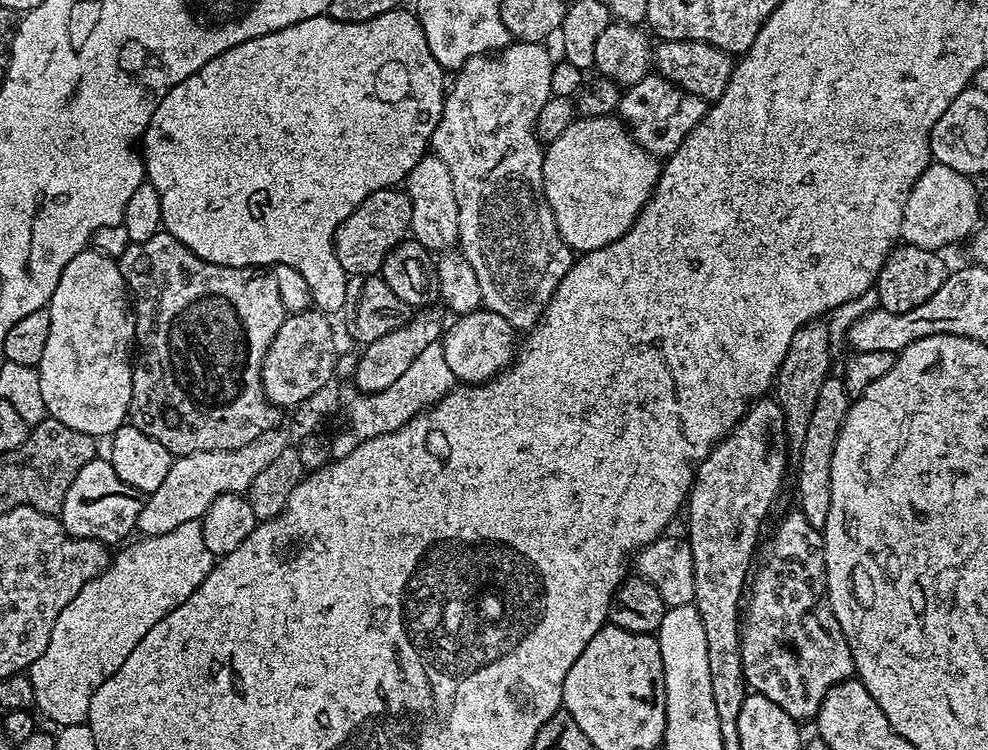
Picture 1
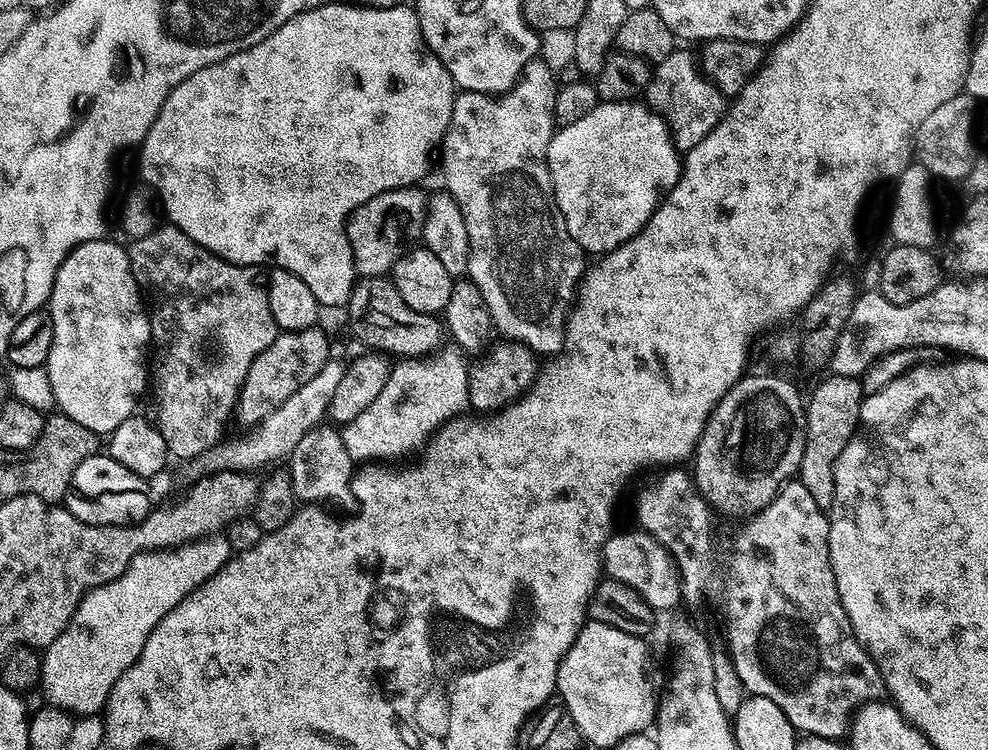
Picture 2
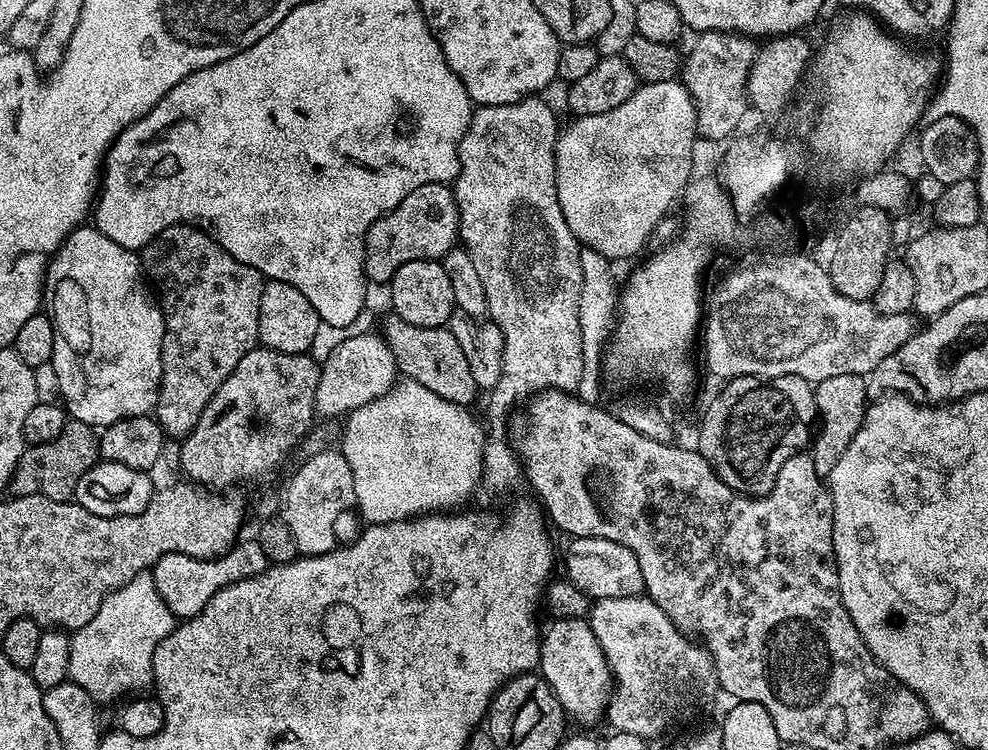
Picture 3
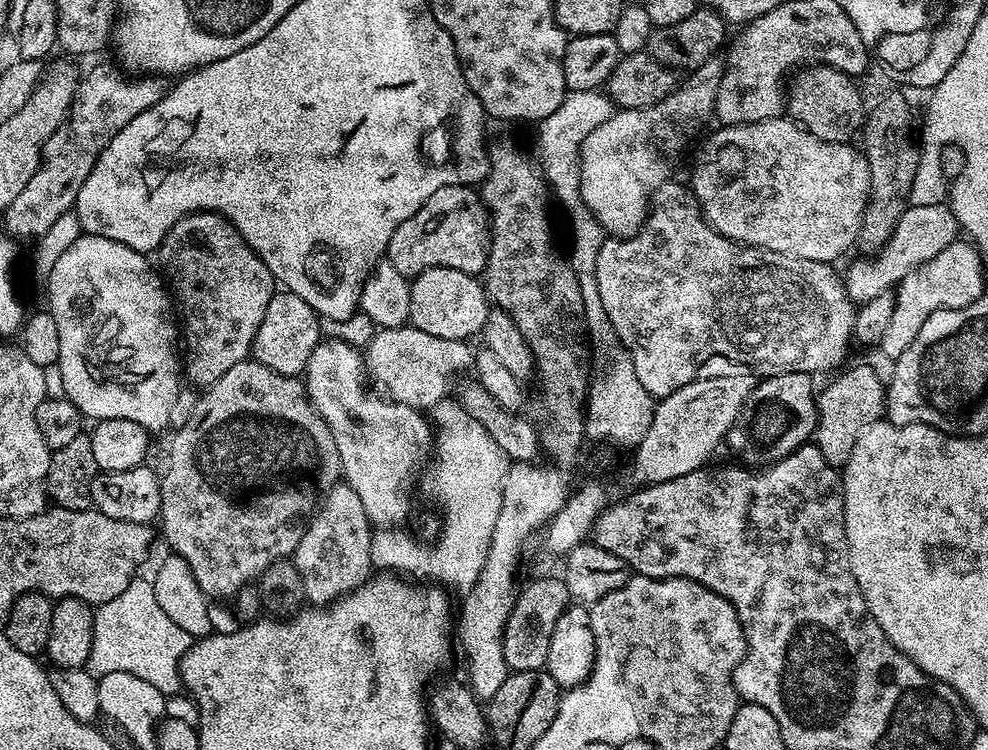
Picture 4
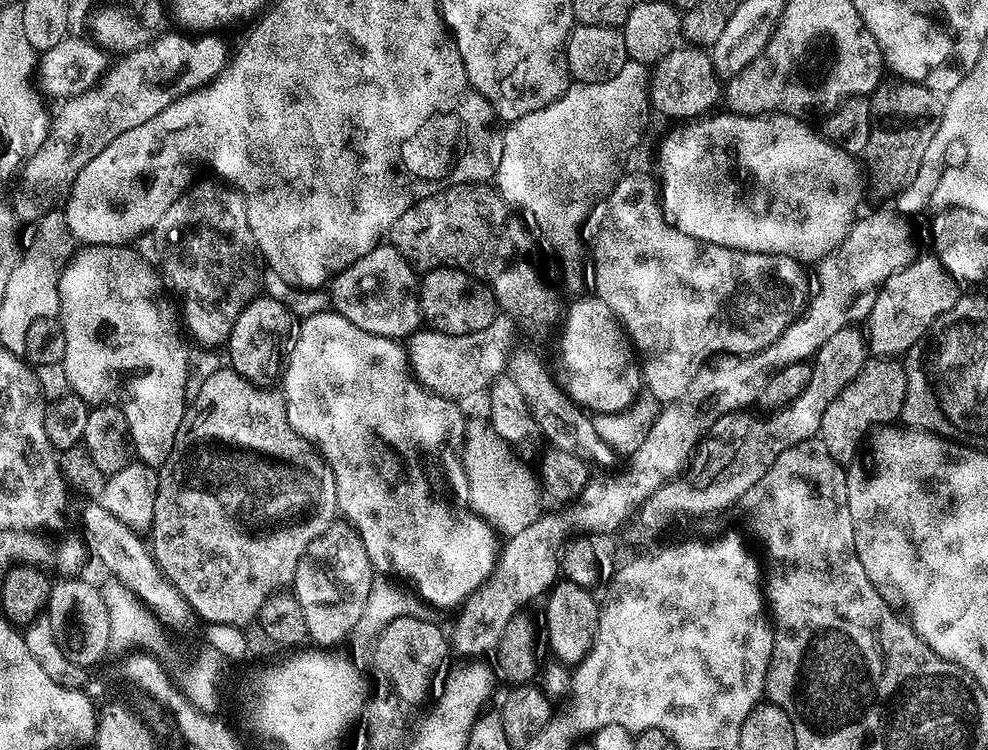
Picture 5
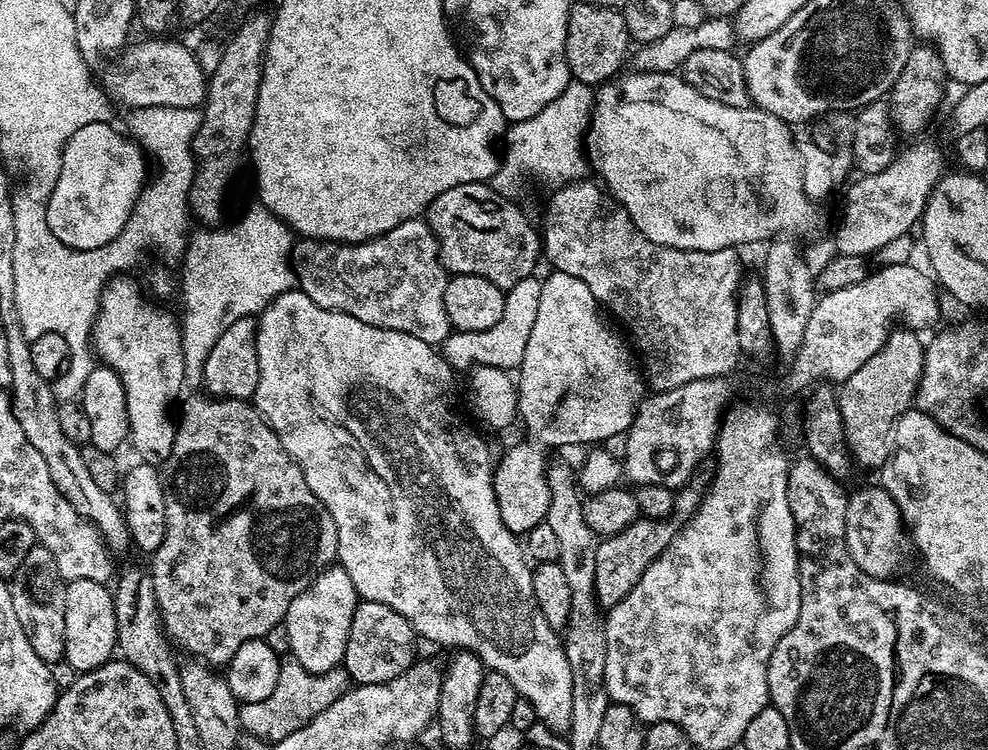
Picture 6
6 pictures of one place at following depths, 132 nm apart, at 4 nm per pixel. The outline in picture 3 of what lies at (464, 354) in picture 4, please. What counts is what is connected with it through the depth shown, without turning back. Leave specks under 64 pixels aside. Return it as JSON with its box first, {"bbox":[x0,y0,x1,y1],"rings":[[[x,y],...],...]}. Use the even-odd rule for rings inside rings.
{"bbox":[316,332,397,417],"rings":[[[360,332],[357,336],[348,336],[329,354],[328,361],[323,361],[320,369],[320,381],[316,391],[319,415],[343,417],[351,414],[385,396],[397,380],[396,358],[383,335]]]}

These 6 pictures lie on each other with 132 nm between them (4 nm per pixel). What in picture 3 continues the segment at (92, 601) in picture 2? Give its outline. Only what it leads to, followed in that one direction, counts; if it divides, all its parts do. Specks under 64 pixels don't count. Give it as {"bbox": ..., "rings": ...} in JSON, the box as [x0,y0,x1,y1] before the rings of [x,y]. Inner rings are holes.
{"bbox":[68,574,177,706],"rings":[[[151,574],[135,576],[129,584],[123,584],[105,598],[98,614],[94,618],[90,618],[90,622],[86,622],[86,626],[75,629],[71,633],[72,646],[68,679],[78,686],[82,686],[82,690],[86,690],[100,706],[118,699],[119,696],[126,695],[127,692],[140,694],[145,691],[143,688],[151,689],[154,684],[152,678],[154,650],[158,650],[161,642],[176,629],[177,623],[176,615],[164,601],[163,594],[156,586],[156,579]]]}

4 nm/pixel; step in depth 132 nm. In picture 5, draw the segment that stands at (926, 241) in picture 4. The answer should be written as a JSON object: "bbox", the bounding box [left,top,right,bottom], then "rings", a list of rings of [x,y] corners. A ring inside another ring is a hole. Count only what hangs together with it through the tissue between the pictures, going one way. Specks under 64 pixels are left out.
{"bbox":[775,212,916,369],"rings":[[[872,212],[864,218],[859,217],[839,247],[833,249],[830,255],[819,261],[816,268],[818,270],[816,276],[818,288],[814,298],[809,302],[804,314],[798,320],[793,319],[775,340],[780,352],[784,354],[784,369],[791,364],[809,361],[816,355],[822,344],[825,344],[835,333],[857,324],[858,321],[860,323],[865,321],[877,300],[879,287],[884,284],[886,278],[890,278],[890,275],[900,272],[913,262],[916,254],[913,254],[910,248],[910,228],[907,224],[909,221],[895,213],[892,214]]]}

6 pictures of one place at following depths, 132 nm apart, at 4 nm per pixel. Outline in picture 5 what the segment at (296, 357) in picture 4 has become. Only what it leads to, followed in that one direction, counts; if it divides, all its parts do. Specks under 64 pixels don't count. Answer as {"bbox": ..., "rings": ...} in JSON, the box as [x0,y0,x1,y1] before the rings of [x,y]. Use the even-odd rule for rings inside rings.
{"bbox":[226,294,294,388],"rings":[[[267,294],[257,295],[256,299],[244,307],[242,314],[238,314],[232,327],[232,333],[228,335],[226,341],[227,363],[243,380],[247,380],[257,388],[272,386],[275,380],[277,383],[278,377],[281,375],[282,349],[285,347],[293,328],[294,316],[287,306],[273,300]]]}

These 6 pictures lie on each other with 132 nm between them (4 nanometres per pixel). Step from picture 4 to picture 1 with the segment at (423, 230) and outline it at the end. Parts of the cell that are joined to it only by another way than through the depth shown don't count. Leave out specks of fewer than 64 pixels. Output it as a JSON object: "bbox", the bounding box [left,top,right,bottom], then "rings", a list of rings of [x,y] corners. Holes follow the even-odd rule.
{"bbox":[336,187,411,278],"rings":[[[399,187],[383,188],[370,194],[338,226],[336,253],[342,270],[349,277],[363,278],[379,273],[382,262],[394,246],[409,239],[411,230],[411,202],[406,191]]]}

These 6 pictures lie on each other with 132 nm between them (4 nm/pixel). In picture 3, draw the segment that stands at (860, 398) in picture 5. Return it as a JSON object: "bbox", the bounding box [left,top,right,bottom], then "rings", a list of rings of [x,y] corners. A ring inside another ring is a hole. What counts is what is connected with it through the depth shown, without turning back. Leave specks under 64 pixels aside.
{"bbox":[810,374,870,477],"rings":[[[837,374],[834,378],[826,378],[815,385],[816,411],[818,413],[818,431],[814,436],[814,443],[810,448],[810,455],[814,458],[814,470],[827,477],[830,470],[846,454],[846,446],[858,434],[858,426],[864,421],[864,411],[868,408],[870,397],[868,395],[867,379],[858,374]]]}

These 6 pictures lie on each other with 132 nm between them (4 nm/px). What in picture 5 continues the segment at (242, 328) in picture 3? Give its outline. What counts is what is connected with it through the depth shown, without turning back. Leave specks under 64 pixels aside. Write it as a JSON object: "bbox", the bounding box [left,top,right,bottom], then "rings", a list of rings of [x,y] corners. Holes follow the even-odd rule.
{"bbox":[162,179,262,345],"rings":[[[211,179],[200,180],[197,184],[195,181],[172,204],[168,253],[164,256],[162,272],[167,287],[178,300],[180,295],[182,320],[187,331],[188,328],[192,331],[191,339],[200,344],[223,345],[232,333],[238,314],[256,299],[262,284],[262,271],[256,265],[258,253],[250,230],[245,193],[236,189],[239,187]]]}

